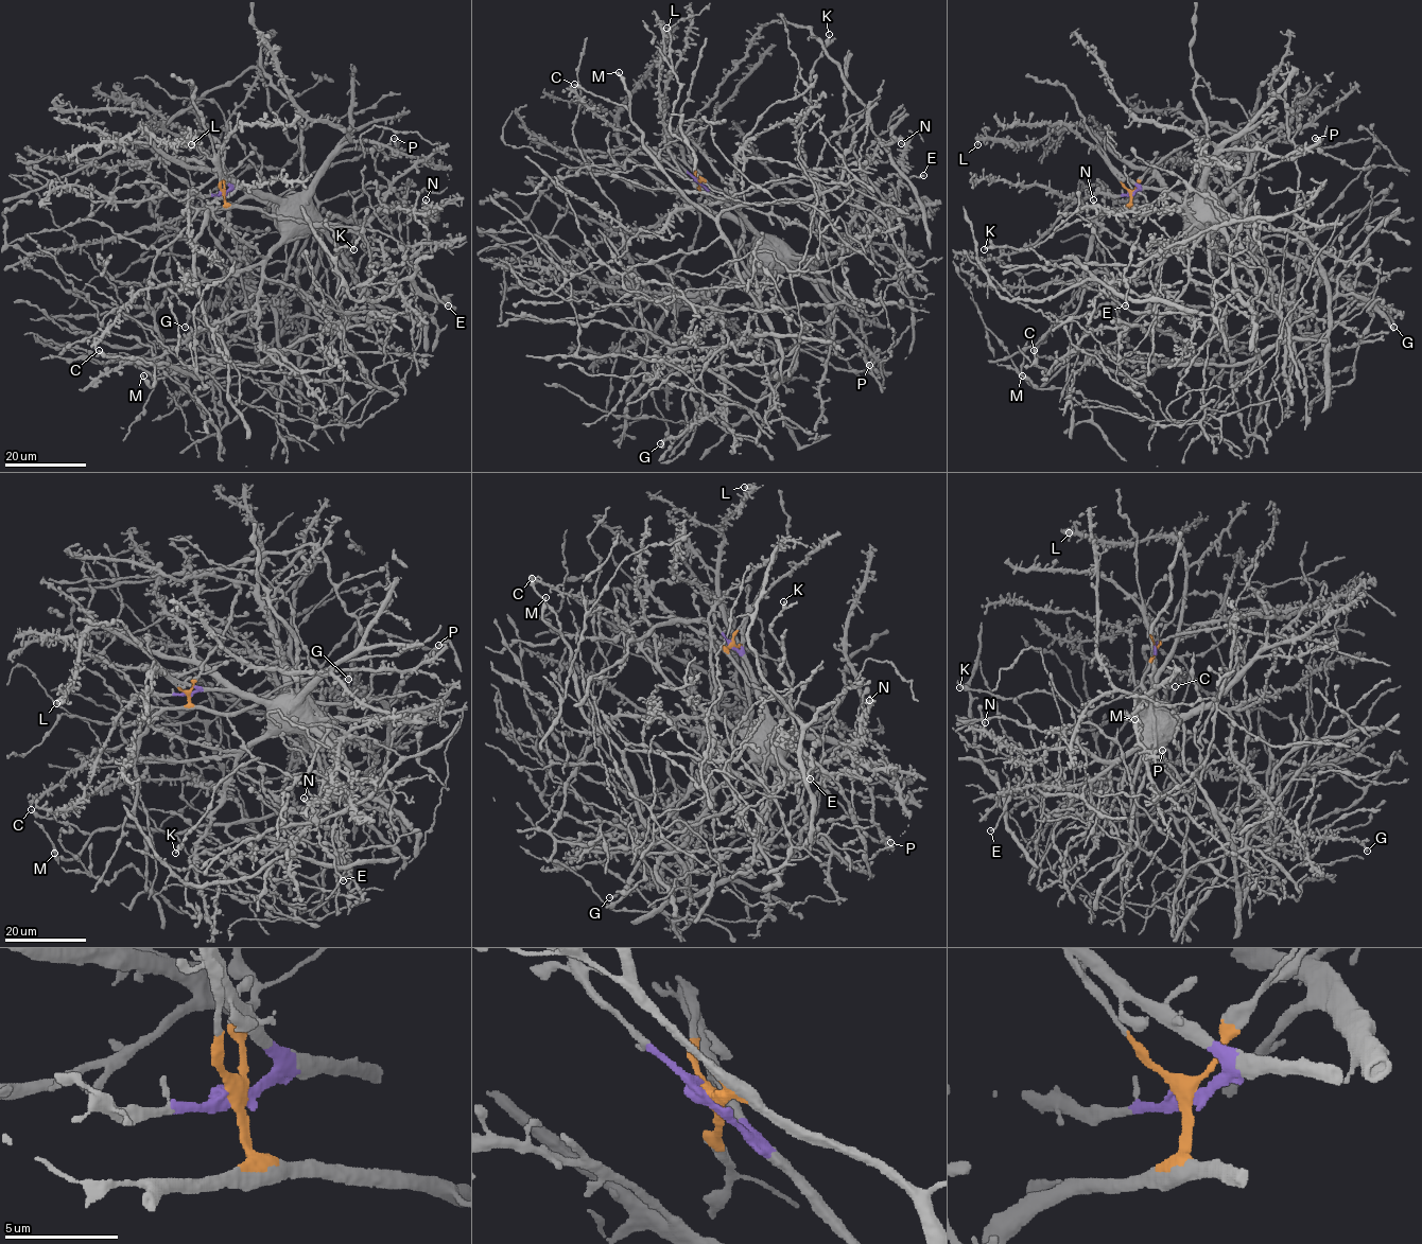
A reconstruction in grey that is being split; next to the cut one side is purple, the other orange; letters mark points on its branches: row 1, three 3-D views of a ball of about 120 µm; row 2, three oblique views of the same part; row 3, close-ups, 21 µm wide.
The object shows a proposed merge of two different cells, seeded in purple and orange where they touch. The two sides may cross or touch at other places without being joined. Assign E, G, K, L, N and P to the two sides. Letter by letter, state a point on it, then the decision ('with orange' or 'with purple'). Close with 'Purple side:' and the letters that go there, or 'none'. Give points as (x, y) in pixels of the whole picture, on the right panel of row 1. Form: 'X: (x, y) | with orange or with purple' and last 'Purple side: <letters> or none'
E: (1125, 305) | with orange
G: (1393, 327) | with purple
K: (984, 249) | with orange
L: (977, 144) | with purple
N: (1093, 199) | with purple
P: (1315, 138) | with purple
Purple side: G, L, N, P

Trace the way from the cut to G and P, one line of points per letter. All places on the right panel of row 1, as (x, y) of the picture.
G: (1131, 193), (1161, 189), (1186, 205), (1203, 206), (1238, 198), (1246, 233), (1386, 308), (1394, 327)
P: (1131, 193), (1161, 189), (1192, 198), (1201, 190), (1203, 169), (1223, 151), (1285, 156), (1311, 149), (1314, 138)

